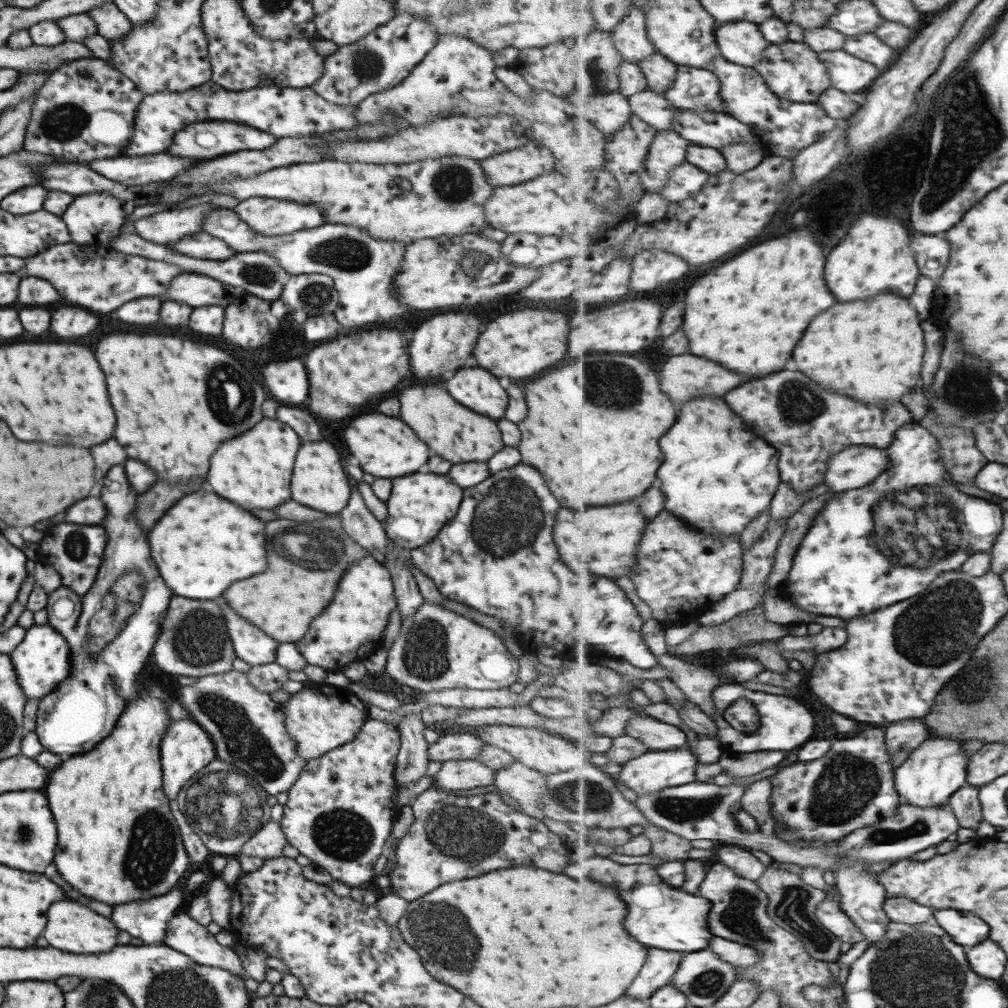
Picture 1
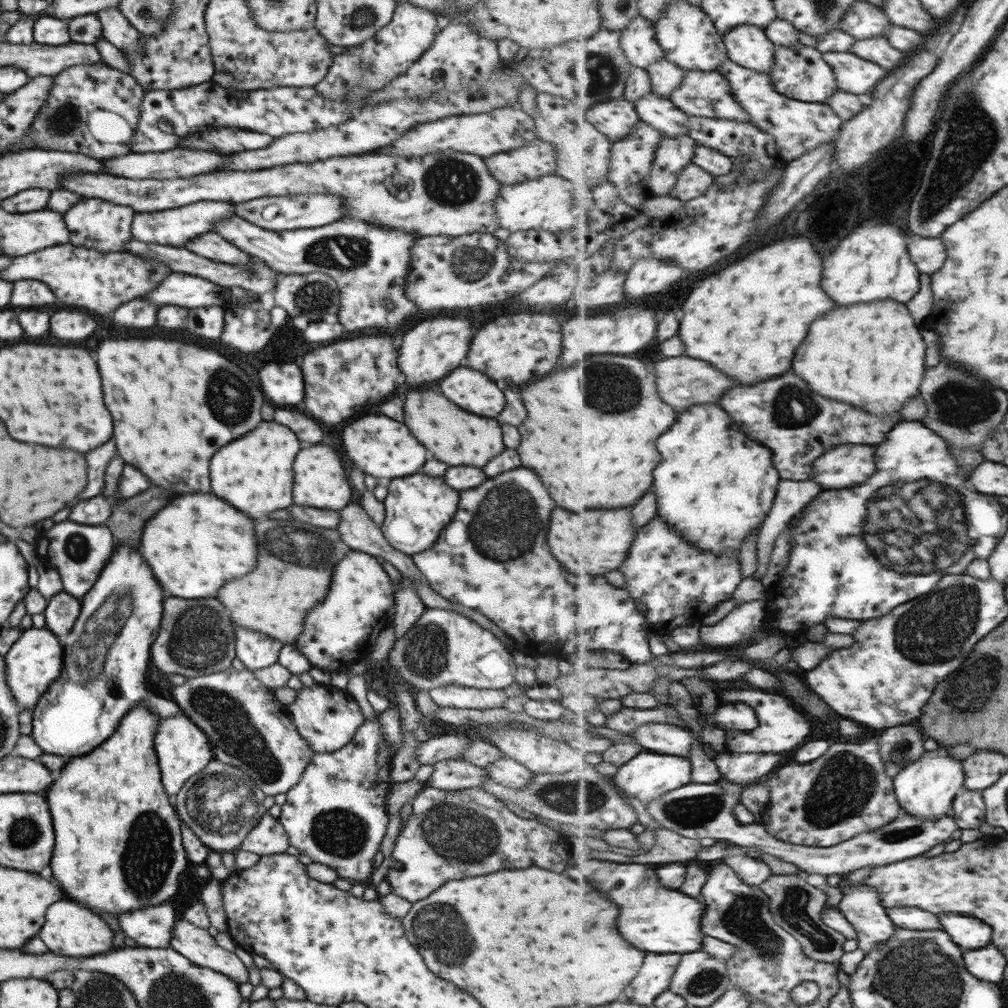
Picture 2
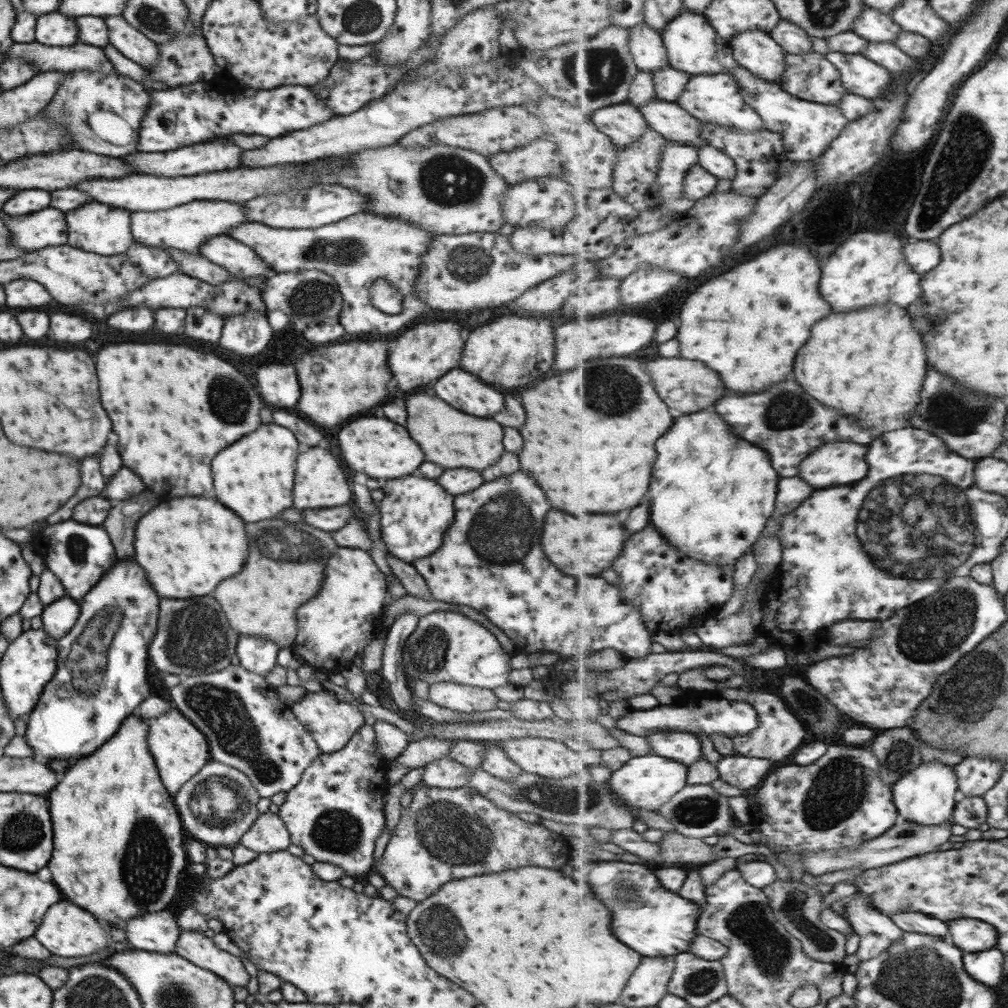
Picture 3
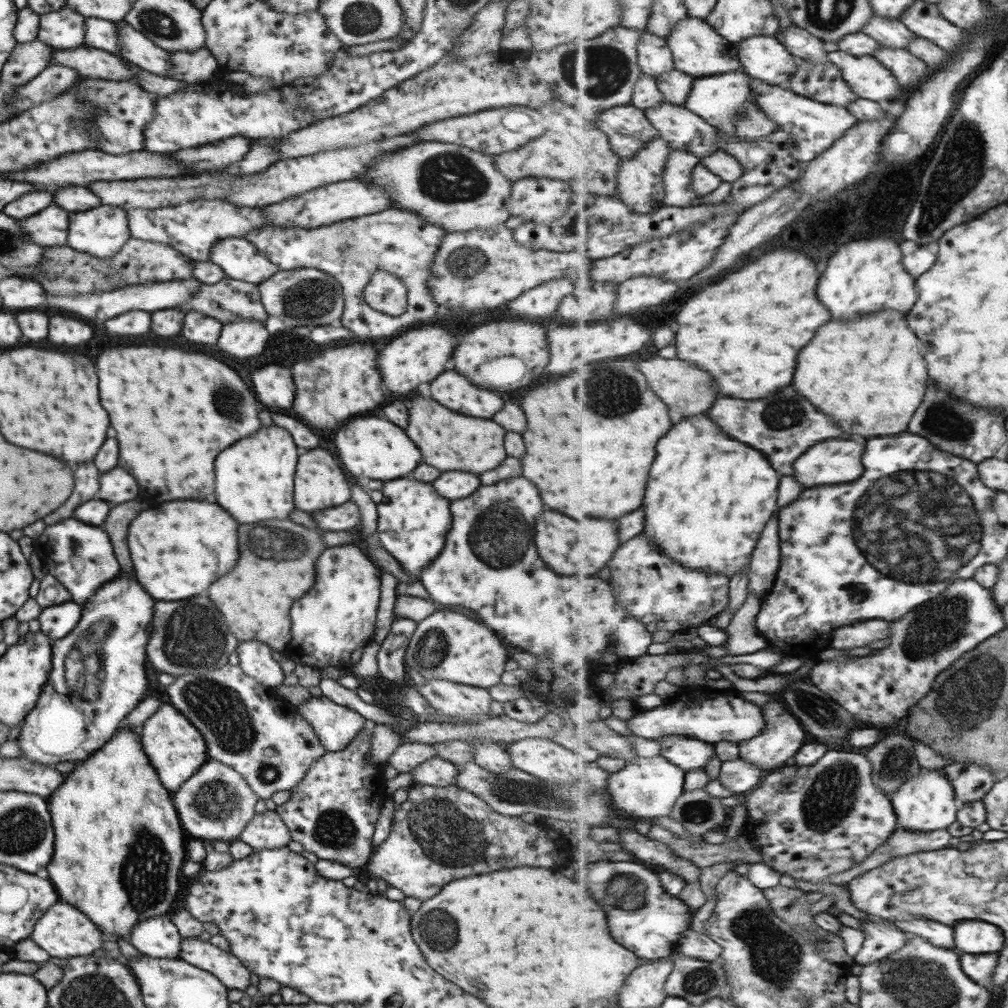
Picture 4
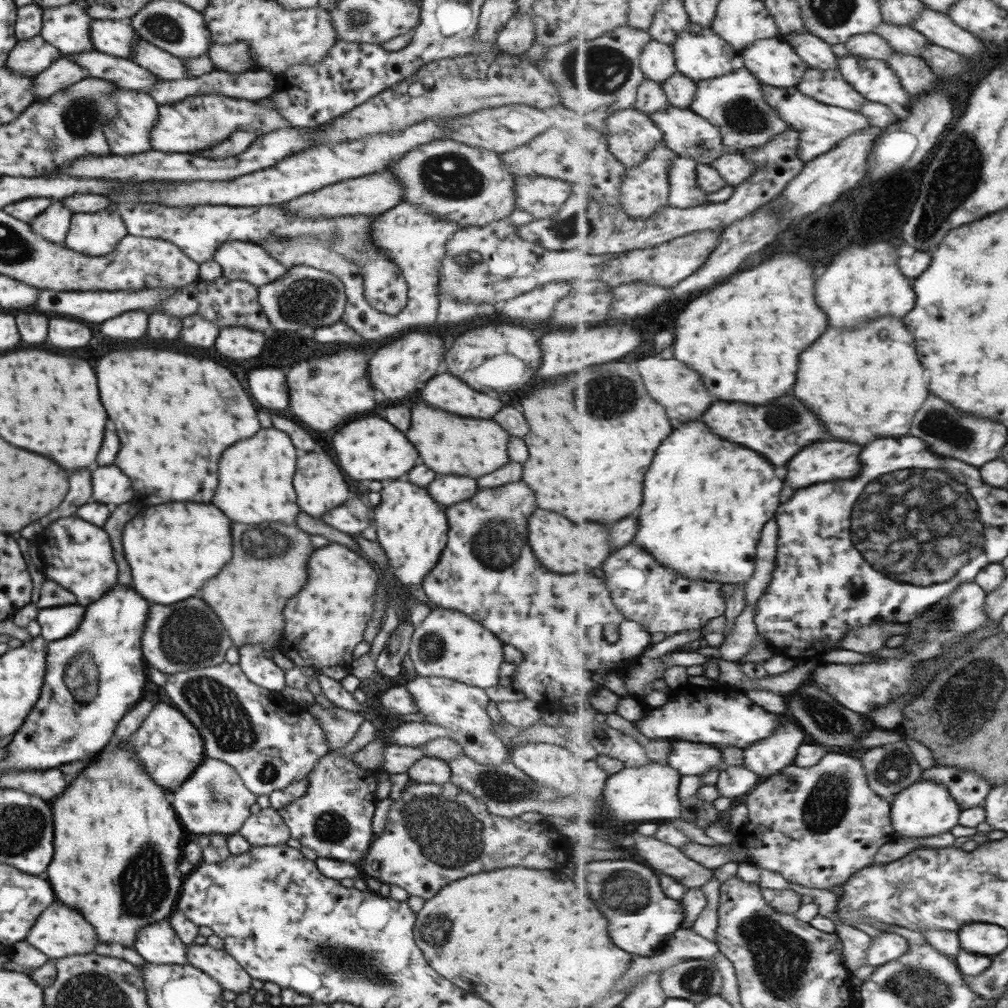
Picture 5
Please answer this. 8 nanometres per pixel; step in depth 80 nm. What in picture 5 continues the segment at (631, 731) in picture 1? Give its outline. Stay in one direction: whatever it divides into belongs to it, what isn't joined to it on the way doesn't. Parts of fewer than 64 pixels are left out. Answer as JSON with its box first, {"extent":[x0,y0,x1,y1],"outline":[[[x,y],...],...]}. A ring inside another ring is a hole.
{"extent":[667,740,727,775],"outline":[[[672,740],[667,763],[683,775],[702,775],[713,768],[727,770],[722,752],[705,743]]]}

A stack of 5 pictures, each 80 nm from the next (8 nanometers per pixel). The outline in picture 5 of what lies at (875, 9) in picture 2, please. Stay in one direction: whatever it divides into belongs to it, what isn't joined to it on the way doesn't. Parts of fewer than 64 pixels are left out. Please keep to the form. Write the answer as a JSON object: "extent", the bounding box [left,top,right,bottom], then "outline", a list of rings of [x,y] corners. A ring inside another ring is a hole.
{"extent":[875,22,931,57],"outline":[[[885,22],[877,28],[875,33],[889,41],[889,45],[895,48],[896,52],[909,54],[909,56],[921,57],[925,47],[931,46],[931,41],[925,35],[921,34],[919,30],[907,28],[907,26],[897,26]]]}

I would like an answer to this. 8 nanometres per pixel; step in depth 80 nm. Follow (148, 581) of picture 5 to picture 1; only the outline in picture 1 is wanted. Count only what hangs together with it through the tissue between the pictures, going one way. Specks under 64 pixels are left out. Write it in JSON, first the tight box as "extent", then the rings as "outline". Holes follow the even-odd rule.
{"extent":[149,492,265,600],"outline":[[[193,492],[171,506],[149,532],[151,558],[165,586],[191,600],[211,600],[235,580],[265,570],[263,522],[213,492]]]}

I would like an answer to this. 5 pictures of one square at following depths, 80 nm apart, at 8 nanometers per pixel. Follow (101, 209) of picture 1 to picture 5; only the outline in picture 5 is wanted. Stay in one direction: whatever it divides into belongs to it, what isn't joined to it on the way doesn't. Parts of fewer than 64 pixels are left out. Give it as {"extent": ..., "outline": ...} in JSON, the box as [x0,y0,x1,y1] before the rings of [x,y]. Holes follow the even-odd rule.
{"extent":[63,204,127,256],"outline":[[[111,204],[109,208],[103,208],[101,212],[95,212],[95,214],[73,214],[68,228],[69,232],[67,232],[63,244],[75,252],[89,254],[89,256],[109,254],[121,238],[127,234],[122,218],[117,212],[118,206]]]}

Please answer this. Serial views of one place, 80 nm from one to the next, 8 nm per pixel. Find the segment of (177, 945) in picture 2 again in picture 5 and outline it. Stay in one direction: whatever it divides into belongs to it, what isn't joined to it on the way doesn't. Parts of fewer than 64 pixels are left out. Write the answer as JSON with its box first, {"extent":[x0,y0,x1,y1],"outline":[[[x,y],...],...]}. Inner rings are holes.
{"extent":[184,943,251,995],"outline":[[[193,943],[184,945],[184,948],[187,963],[214,978],[222,990],[238,995],[251,987],[251,977],[223,949]]]}

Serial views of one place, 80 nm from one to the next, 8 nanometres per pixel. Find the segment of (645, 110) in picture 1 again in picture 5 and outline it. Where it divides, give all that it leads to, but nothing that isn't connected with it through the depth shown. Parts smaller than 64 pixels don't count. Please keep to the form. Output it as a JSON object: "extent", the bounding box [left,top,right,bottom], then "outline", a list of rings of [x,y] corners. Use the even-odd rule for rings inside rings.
{"extent":[651,105,728,165],"outline":[[[669,105],[663,110],[654,112],[651,117],[664,132],[663,142],[681,157],[694,158],[698,164],[710,165],[728,151],[720,128],[690,108],[682,109]]]}

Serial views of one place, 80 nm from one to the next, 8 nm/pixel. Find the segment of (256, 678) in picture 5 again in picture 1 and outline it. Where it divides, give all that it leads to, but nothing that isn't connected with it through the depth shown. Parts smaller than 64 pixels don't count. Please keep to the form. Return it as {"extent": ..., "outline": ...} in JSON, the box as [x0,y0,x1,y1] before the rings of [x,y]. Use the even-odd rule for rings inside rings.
{"extent":[217,596,279,666],"outline":[[[219,596],[217,600],[222,614],[223,627],[232,643],[237,658],[250,666],[269,664],[275,660],[275,649],[279,646],[275,640],[251,626],[241,615],[233,612]]]}

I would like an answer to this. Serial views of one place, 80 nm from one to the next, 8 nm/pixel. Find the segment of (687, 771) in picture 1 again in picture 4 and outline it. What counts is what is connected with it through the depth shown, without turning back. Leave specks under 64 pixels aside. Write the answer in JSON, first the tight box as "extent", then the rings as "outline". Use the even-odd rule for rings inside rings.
{"extent":[607,754,686,818],"outline":[[[661,754],[658,757],[637,757],[626,761],[626,765],[608,778],[607,792],[612,796],[613,808],[619,814],[635,818],[670,816],[673,805],[684,793],[686,772]]]}

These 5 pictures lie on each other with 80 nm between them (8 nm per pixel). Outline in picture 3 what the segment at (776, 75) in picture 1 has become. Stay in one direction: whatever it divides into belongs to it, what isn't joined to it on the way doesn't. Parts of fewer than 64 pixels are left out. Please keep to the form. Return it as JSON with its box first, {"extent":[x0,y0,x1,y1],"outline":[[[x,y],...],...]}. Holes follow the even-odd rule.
{"extent":[779,53,850,105],"outline":[[[787,53],[785,61],[787,68],[779,83],[783,90],[795,97],[833,105],[850,93],[845,89],[839,69],[821,53]]]}

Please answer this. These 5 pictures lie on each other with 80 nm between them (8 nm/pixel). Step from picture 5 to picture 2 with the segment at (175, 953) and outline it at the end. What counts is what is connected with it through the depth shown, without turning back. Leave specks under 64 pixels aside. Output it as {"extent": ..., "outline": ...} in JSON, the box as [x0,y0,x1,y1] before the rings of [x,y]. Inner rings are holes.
{"extent":[117,898,175,948],"outline":[[[171,898],[167,899],[167,902],[159,904],[159,906],[147,906],[147,908],[137,908],[133,912],[123,912],[117,916],[117,922],[119,922],[119,928],[125,932],[127,938],[135,940],[137,946],[145,948],[165,948],[169,947],[169,937],[172,935],[172,926],[175,920],[175,912],[173,911],[173,904],[169,902]]]}

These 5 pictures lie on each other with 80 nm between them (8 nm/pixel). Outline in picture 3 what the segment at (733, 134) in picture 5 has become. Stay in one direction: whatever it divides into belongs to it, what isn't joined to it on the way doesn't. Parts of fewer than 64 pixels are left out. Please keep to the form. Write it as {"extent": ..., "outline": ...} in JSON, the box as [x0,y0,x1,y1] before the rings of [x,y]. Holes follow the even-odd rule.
{"extent":[678,72,766,132],"outline":[[[731,72],[712,75],[692,75],[678,103],[687,112],[690,112],[695,118],[699,118],[703,122],[737,127],[740,131],[747,132],[766,129],[764,120],[757,114],[756,109],[747,103],[740,81]]]}

